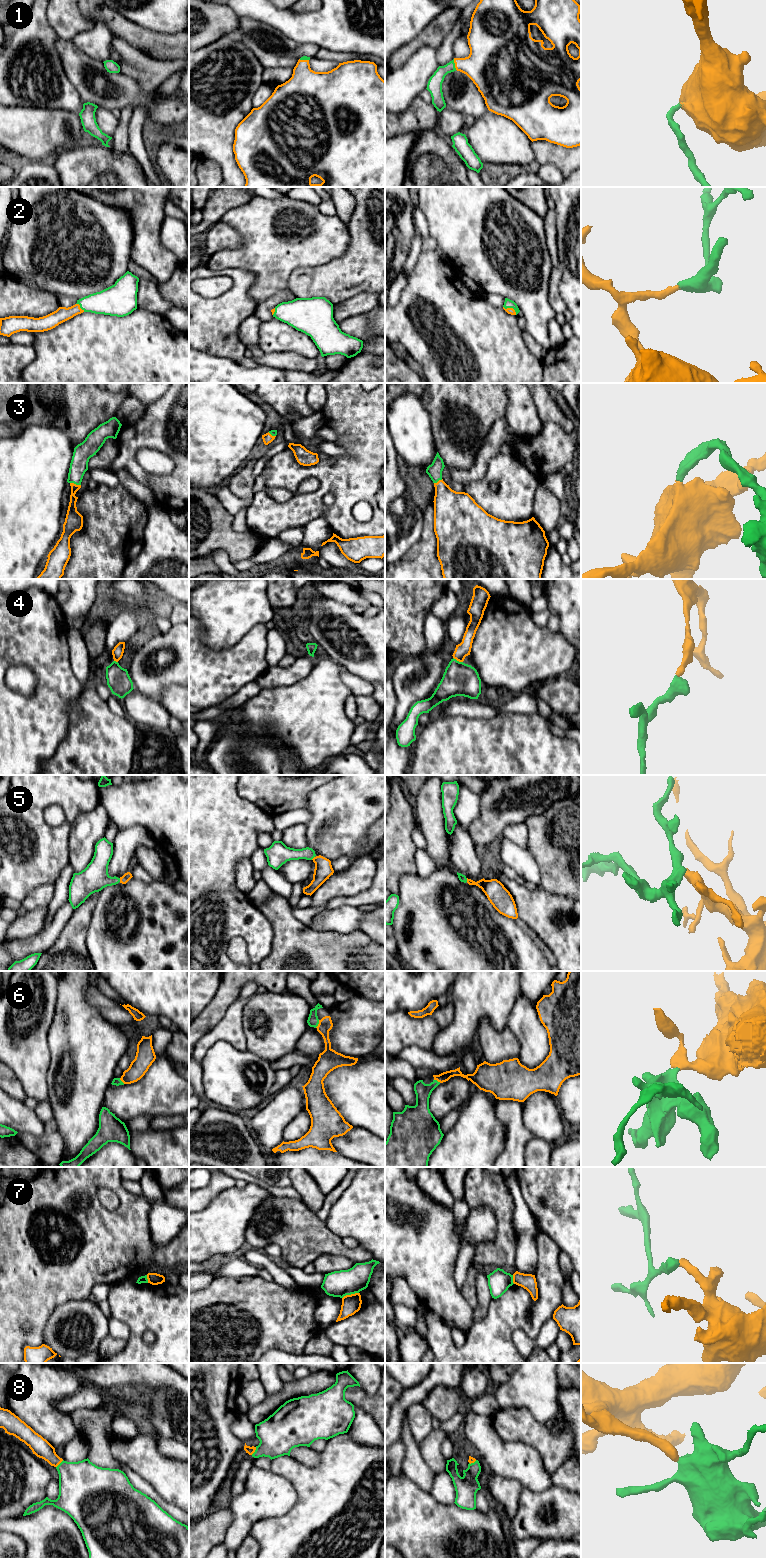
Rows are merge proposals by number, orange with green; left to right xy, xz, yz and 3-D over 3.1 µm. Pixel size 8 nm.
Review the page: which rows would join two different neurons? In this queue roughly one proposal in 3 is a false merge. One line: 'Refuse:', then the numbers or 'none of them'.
Refuse: 7

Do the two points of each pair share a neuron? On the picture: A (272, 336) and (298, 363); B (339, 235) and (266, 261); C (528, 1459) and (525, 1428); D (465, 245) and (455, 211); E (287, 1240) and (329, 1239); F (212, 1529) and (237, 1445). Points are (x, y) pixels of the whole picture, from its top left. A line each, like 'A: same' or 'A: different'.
A: different
B: same
C: different
D: same
E: same
F: different

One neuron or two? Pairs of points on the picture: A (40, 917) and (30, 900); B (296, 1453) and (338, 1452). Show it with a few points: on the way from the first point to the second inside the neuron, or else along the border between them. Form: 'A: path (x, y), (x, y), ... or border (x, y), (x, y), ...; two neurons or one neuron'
A: border (47, 906), (22, 909); two neurons
B: border (320, 1454), (320, 1461), (314, 1466), (295, 1458); two neurons

